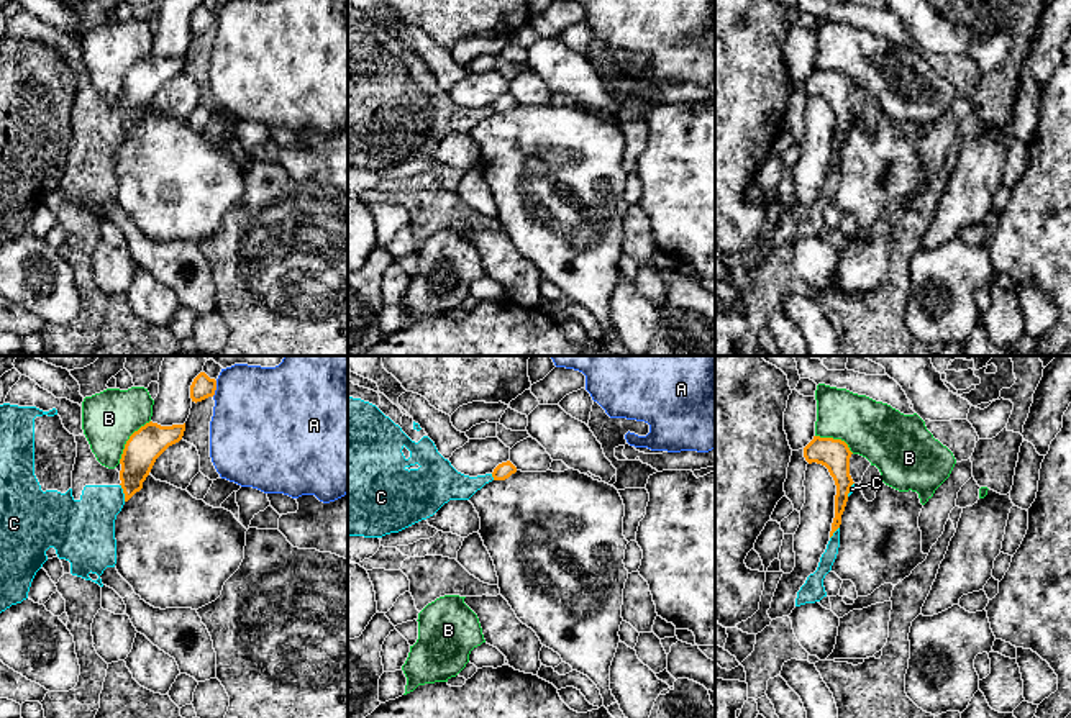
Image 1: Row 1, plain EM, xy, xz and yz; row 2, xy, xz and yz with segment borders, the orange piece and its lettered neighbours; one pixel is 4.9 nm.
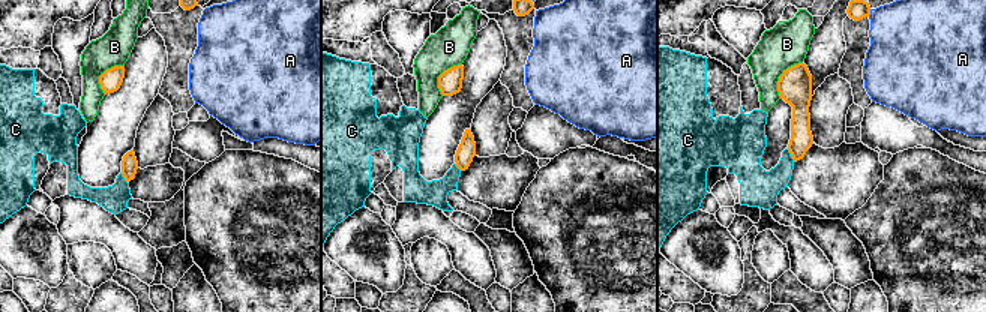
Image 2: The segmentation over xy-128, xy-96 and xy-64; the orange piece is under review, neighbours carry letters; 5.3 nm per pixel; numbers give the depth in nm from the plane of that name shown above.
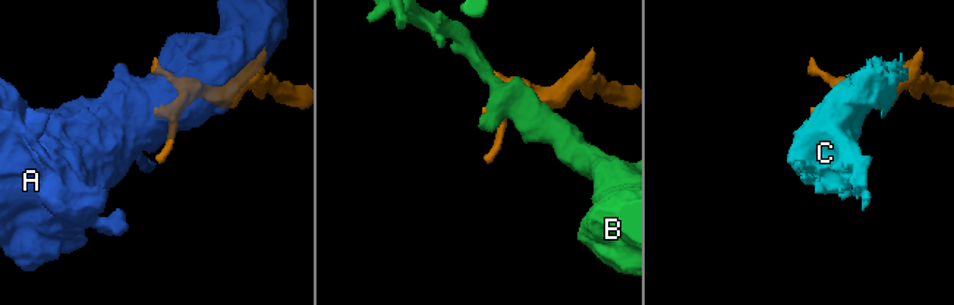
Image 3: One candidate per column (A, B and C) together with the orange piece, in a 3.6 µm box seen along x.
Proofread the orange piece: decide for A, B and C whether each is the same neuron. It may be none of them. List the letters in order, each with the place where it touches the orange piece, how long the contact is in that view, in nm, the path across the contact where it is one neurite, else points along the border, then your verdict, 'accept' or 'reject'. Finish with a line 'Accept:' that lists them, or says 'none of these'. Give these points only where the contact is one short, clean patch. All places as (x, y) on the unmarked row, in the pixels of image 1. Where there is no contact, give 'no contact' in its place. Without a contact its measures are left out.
A: contact xy (215, 22); length 80 nm; reject
B: contact xy (128, 72); length 260 nm; border xy (150, 53), (130, 69), (118, 95); reject
C: contact xy (123, 125); length 90 nm; border xy (120, 117), (125, 133); reject
Accept: none of these

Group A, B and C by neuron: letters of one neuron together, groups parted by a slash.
A / B / C

